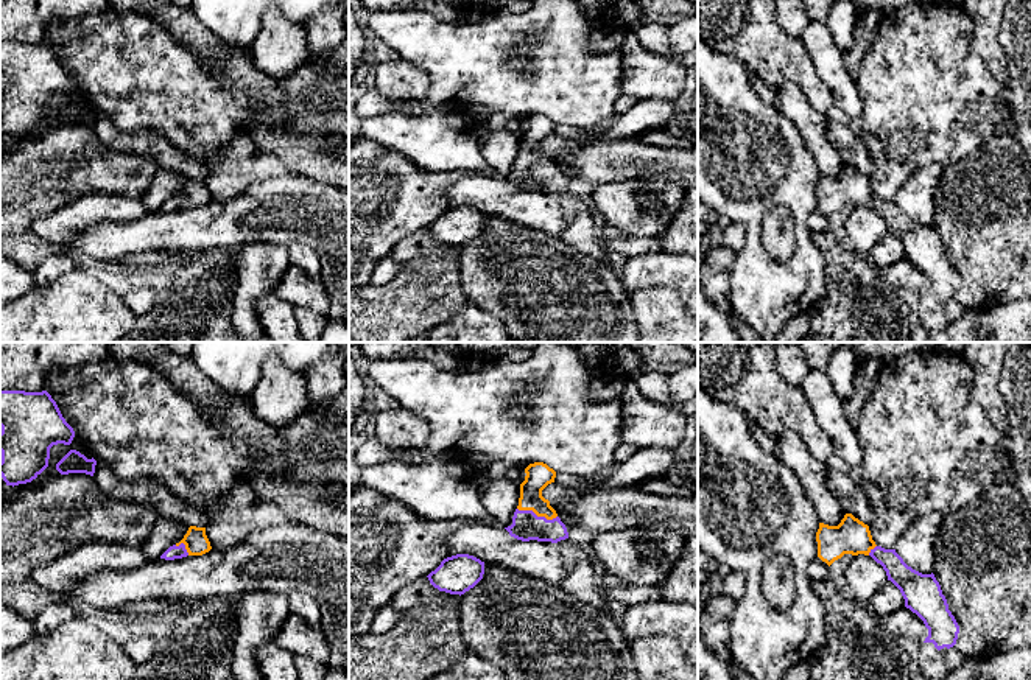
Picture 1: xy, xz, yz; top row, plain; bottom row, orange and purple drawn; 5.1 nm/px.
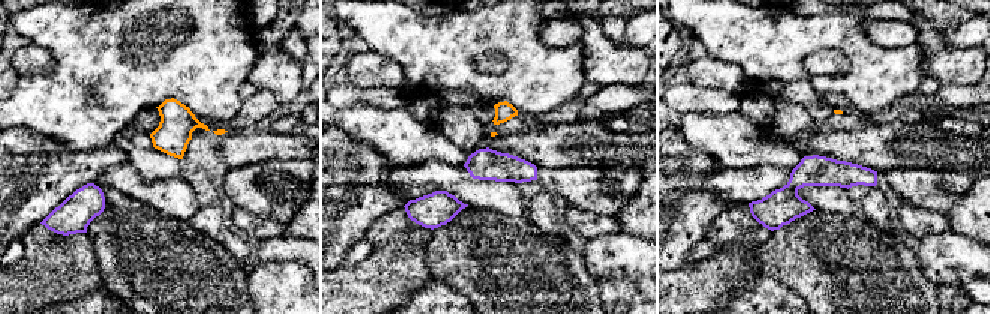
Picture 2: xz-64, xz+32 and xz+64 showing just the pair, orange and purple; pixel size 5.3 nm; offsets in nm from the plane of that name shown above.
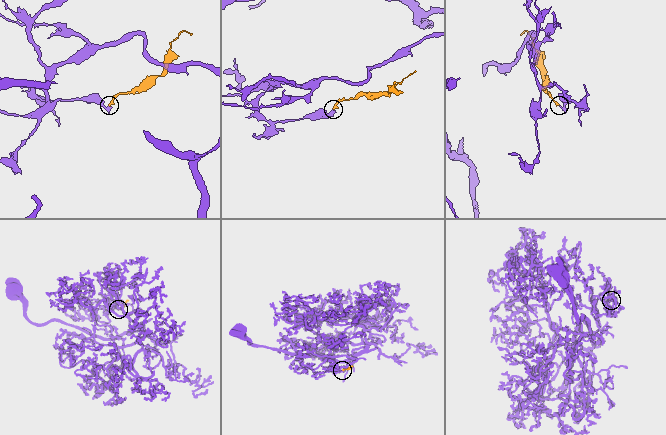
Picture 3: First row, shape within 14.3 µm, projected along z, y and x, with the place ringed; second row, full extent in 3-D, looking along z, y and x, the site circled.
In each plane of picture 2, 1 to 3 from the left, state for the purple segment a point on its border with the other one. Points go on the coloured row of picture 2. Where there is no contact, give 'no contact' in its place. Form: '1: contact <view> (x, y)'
1: no contact
2: no contact
3: no contact

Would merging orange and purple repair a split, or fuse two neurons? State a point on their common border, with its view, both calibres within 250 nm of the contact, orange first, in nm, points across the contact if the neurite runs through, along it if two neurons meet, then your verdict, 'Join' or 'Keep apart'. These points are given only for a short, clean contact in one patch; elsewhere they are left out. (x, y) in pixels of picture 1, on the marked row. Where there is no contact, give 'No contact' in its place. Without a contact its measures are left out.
Touches orange at xz (538, 515). Thickness 140 nm (orange) against 150 nm. Path across: xz (539, 475), (534, 481), (538, 515), (527, 525). Join

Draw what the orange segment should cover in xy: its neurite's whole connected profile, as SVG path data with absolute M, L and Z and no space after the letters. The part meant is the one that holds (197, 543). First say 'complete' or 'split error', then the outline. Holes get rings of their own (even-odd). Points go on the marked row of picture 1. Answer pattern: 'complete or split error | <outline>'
split error | M190 526L184 538L170 546L160 559L174 560L187 556L202 556L212 549L206 528Z

